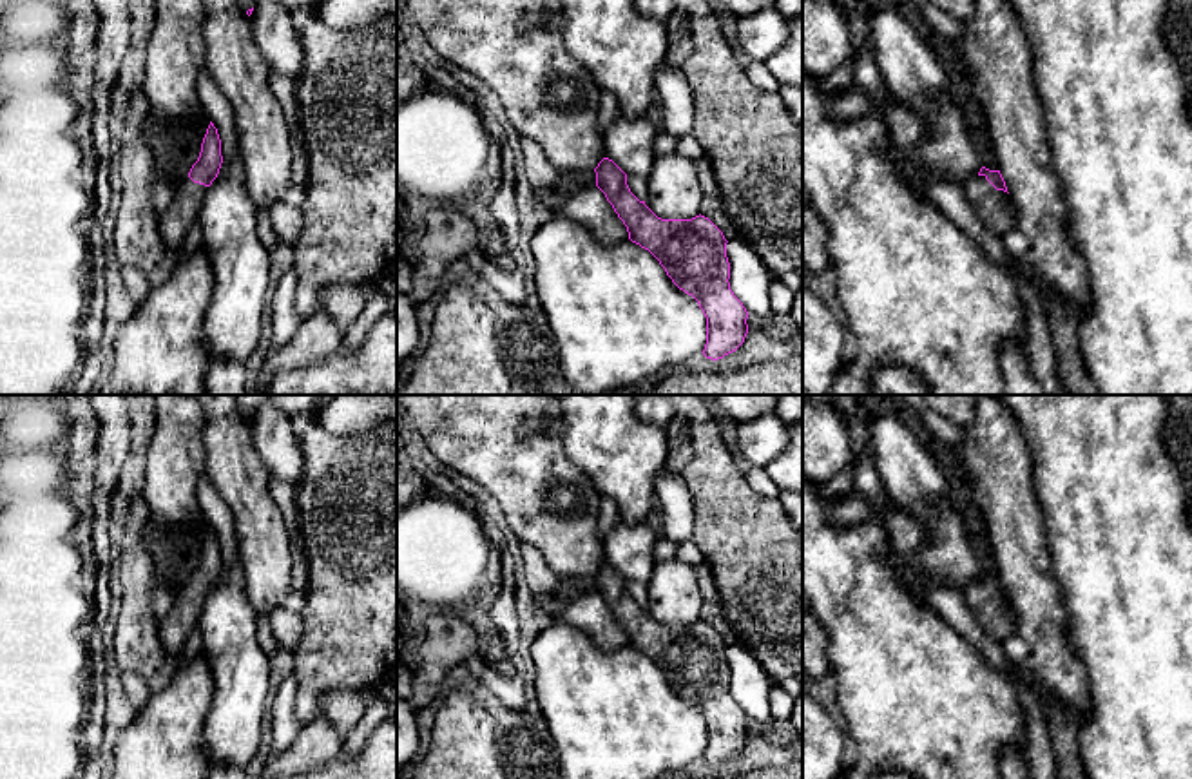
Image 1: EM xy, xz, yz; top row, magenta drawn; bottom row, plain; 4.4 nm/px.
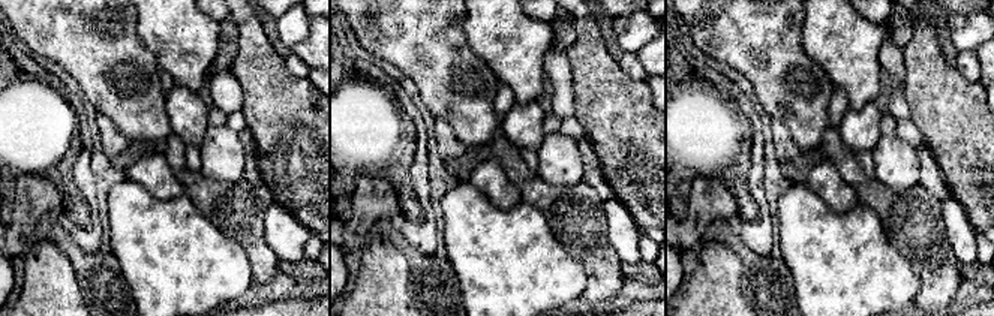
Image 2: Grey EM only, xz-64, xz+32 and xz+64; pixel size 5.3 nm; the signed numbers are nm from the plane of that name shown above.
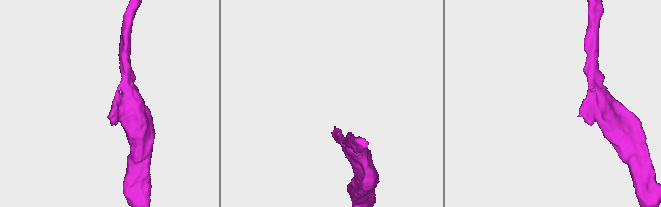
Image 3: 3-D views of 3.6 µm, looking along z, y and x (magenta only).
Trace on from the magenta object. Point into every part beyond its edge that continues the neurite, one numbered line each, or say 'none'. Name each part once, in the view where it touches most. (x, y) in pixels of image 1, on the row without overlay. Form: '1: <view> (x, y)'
1: yz (991, 611)

